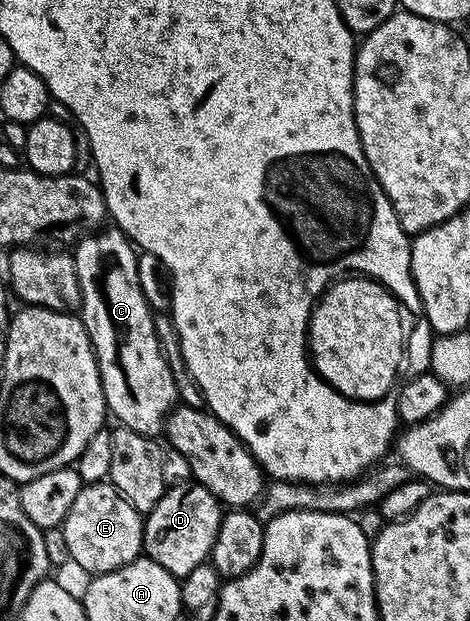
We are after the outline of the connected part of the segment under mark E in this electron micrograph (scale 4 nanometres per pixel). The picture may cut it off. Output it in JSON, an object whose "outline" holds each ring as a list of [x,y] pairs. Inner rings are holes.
{"outline":[[[101,482],[99,484],[84,484],[80,489],[78,498],[74,498],[74,506],[70,506],[70,514],[66,514],[62,529],[66,538],[66,546],[69,547],[71,563],[76,563],[82,571],[87,574],[99,574],[101,572],[109,572],[110,570],[118,570],[122,566],[126,566],[130,562],[134,562],[141,555],[144,546],[144,522],[141,513],[134,510],[134,506],[130,506],[130,502],[126,502],[126,498],[120,496],[120,491],[112,485],[111,482]]]}

